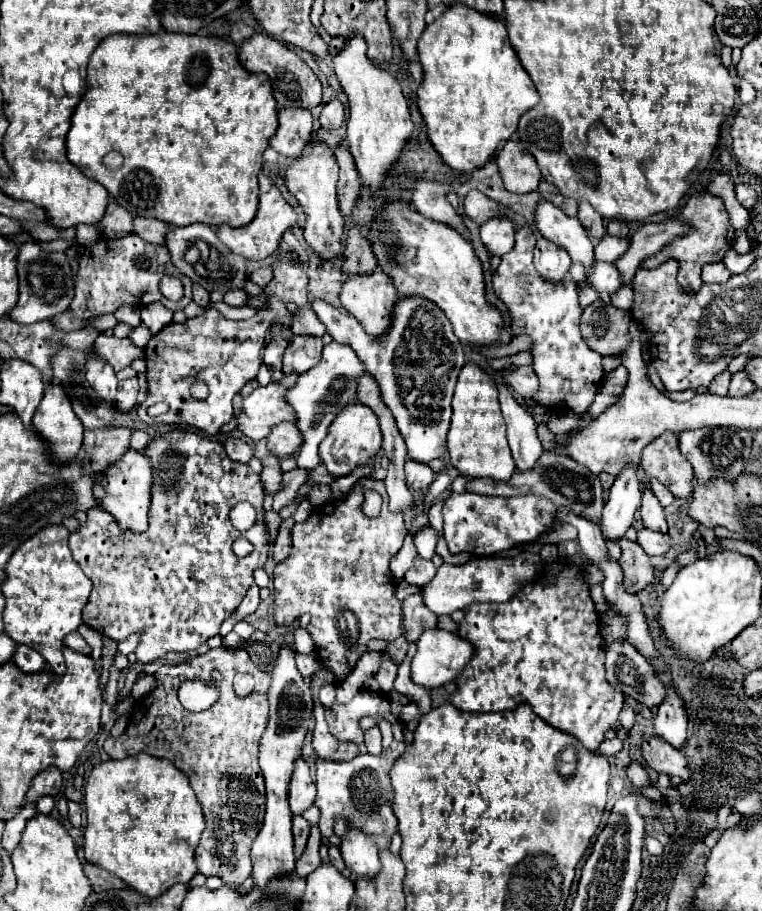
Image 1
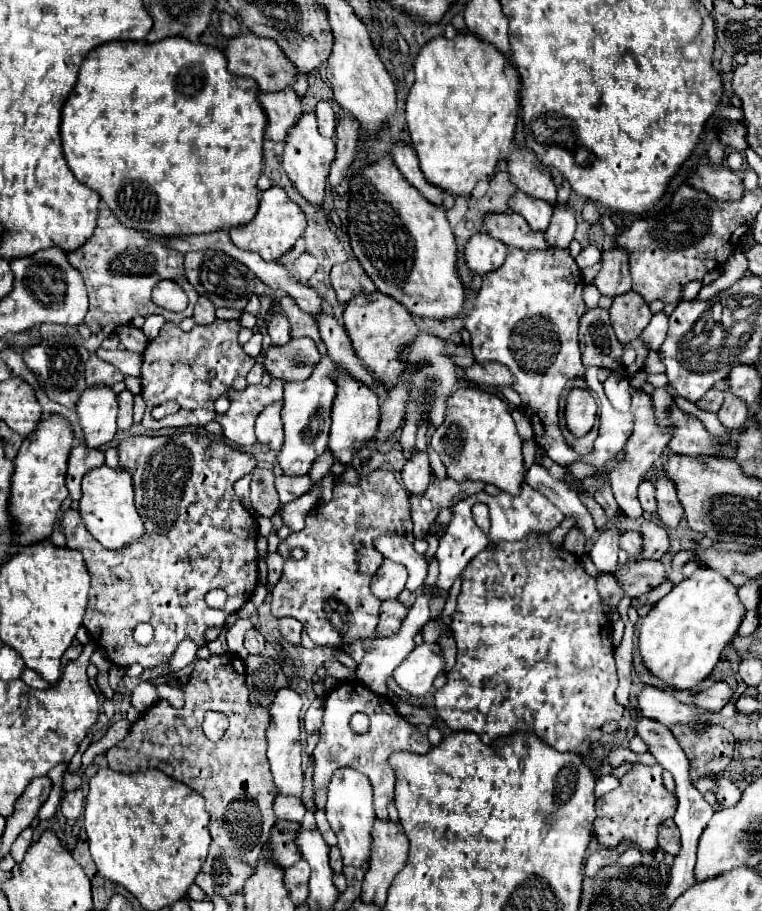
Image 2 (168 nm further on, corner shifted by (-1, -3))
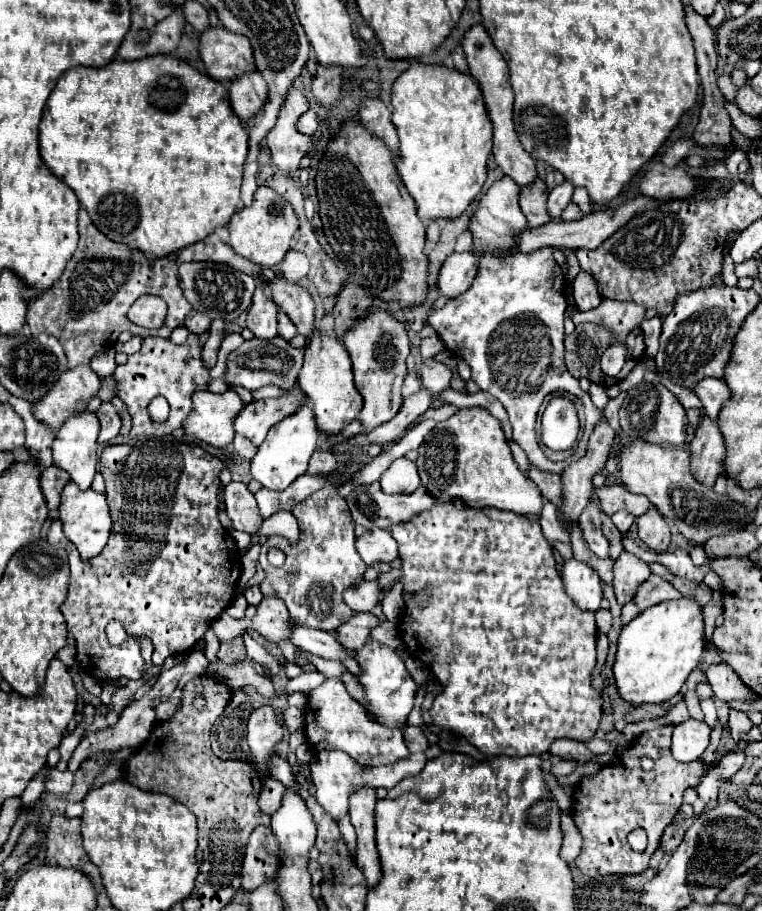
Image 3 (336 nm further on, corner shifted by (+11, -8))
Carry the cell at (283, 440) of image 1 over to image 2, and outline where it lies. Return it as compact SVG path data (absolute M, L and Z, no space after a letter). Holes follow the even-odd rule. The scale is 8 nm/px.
M283 400L279 404L267 406L255 420L255 434L257 442L269 446L271 450L279 452L283 446L283 422L281 422L281 408Z

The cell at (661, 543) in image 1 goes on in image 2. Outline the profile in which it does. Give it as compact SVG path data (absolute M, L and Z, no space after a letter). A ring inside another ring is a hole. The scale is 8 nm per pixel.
M625 532L621 534L621 550L629 554L629 558L637 558L641 554L641 534L639 532Z

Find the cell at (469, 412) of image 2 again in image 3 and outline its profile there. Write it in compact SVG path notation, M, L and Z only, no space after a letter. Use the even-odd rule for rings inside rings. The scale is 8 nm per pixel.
M483 407L459 409L447 421L437 423L437 431L431 431L419 447L417 469L421 485L439 501L459 497L469 507L497 507L519 515L541 513L539 487L517 467L501 421Z

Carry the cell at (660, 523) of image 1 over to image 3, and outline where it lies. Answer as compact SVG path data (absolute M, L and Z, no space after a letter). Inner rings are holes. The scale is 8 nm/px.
M623 551L615 561L613 575L615 575L613 579L615 597L623 605L635 597L637 585L643 583L651 575L651 571L649 571L649 563L641 561L637 555L629 551Z

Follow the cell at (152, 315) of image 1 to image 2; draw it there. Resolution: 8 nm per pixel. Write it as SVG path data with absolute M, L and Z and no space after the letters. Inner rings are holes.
M149 316L149 318L145 320L145 324L143 324L143 334L147 336L147 340L153 340L163 324L165 324L163 316Z

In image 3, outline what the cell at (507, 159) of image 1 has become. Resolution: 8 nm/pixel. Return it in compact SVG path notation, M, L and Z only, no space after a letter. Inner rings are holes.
M535 179L531 185L521 187L519 203L521 203L523 215L527 217L529 227L539 227L549 221L547 207L545 207L547 195L549 195L549 191L541 179Z

